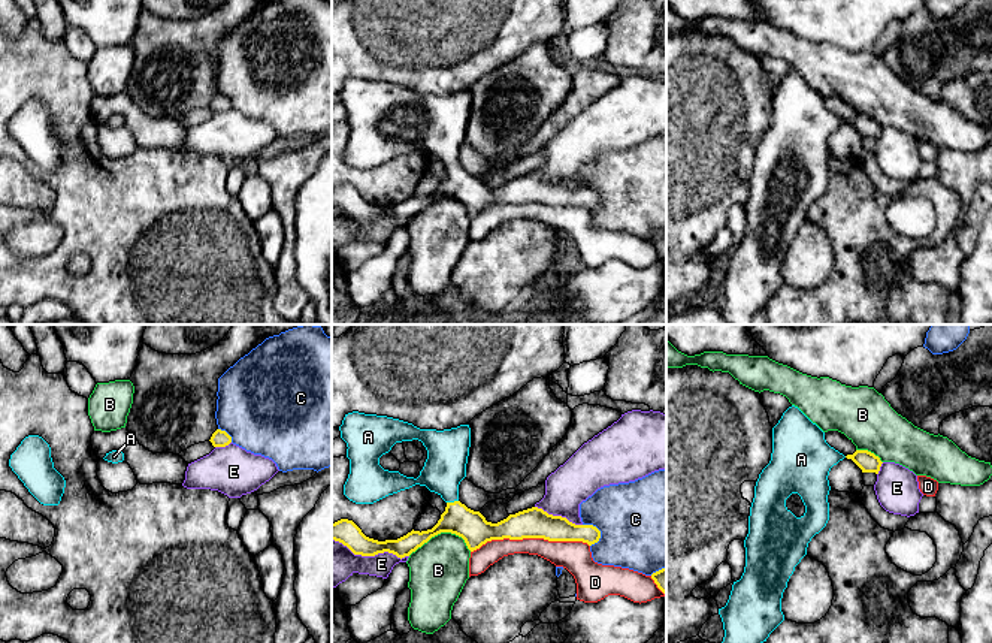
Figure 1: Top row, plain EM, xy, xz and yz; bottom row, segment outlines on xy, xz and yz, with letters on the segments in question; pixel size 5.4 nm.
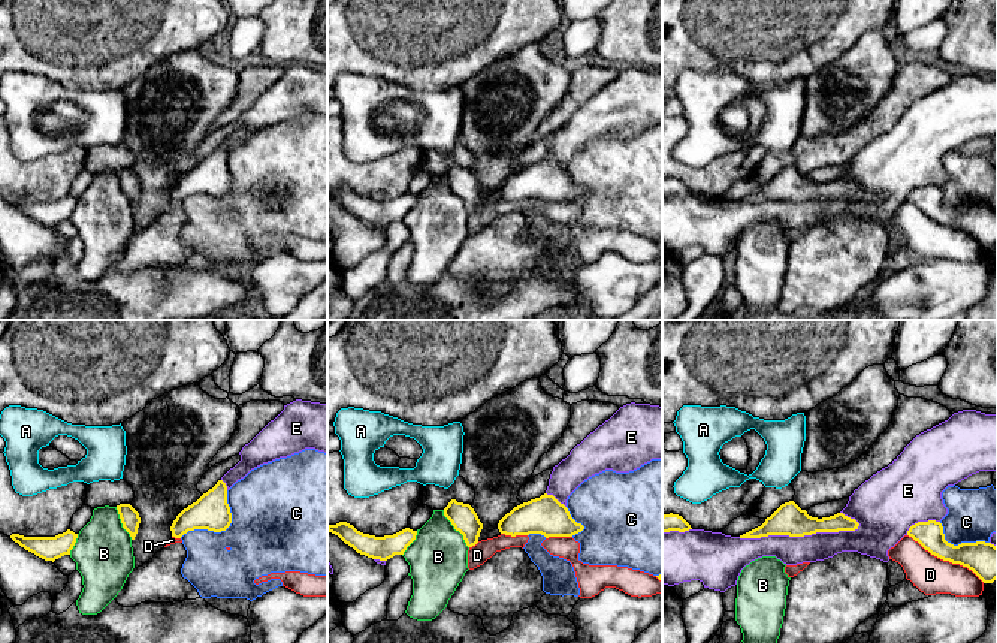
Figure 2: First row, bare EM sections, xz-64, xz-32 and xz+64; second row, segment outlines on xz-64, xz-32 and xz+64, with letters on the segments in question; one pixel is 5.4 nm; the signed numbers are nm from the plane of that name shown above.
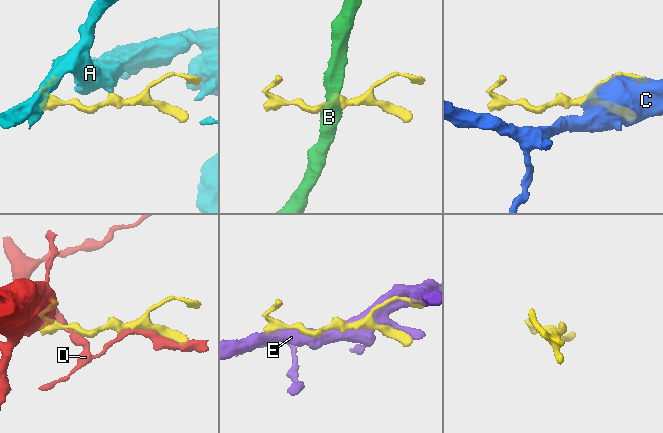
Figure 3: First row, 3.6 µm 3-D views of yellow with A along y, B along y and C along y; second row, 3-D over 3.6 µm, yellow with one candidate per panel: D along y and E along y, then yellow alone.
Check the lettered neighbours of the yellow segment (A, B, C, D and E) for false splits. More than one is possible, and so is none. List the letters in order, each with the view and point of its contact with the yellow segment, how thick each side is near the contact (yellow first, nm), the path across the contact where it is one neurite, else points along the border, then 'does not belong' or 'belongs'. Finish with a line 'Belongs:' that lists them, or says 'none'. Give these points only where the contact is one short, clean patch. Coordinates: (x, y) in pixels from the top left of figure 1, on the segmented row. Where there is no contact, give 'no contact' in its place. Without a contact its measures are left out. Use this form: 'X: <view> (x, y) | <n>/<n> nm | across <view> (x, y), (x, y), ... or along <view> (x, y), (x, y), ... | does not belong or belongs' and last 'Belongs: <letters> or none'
A: xz (451, 503) | 160/220 nm | across xz (472, 527), (451, 503), (445, 483), (445, 467) | belongs
B: xz (441, 531) | 160/320 nm | along xz (471, 551), (460, 537), (450, 533), (438, 533), (408, 555) | does not belong
C: xz (598, 530) | 140/480 nm | does not belong
D: xz (529, 537) | 160/160 nm | does not belong
E: xz (371, 555) | 130/240 nm | does not belong
Belongs: A

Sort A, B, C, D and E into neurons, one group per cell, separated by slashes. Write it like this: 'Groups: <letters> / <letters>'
Groups: A / B / C / D / E

